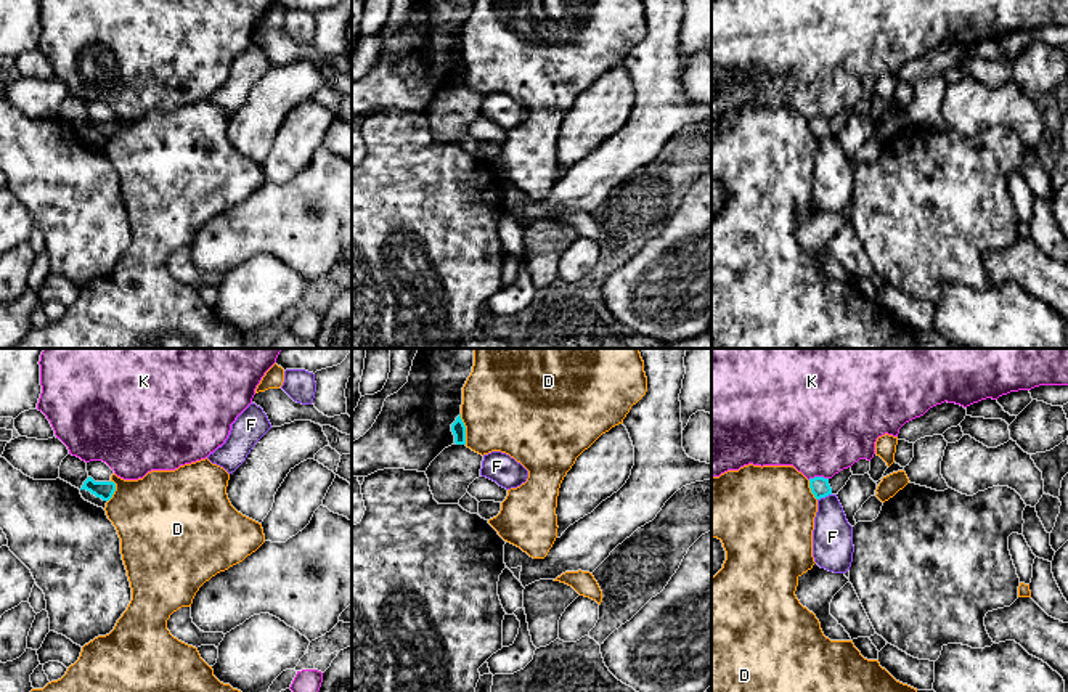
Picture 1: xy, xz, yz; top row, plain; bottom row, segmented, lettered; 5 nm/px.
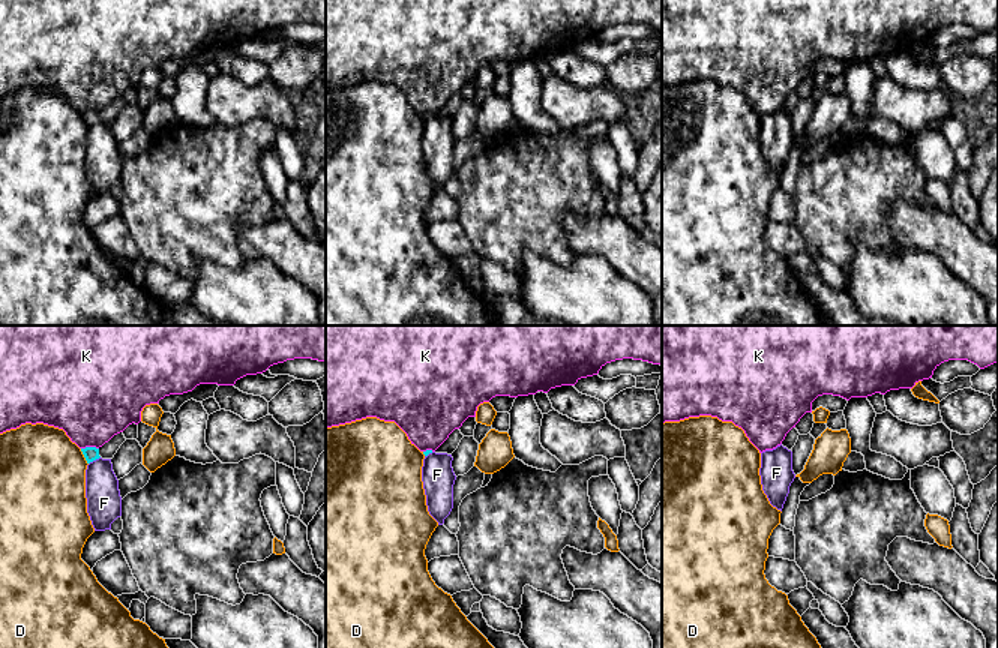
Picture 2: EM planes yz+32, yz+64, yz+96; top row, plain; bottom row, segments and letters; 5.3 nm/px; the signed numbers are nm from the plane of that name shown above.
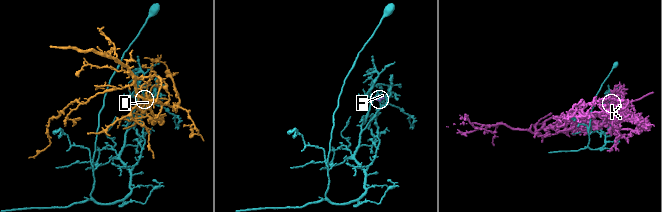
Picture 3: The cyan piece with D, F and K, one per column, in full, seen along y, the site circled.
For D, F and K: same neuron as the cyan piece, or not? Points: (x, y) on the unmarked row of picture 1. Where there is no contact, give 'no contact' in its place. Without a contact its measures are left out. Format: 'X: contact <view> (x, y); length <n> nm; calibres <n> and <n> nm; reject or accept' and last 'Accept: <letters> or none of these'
D: contact xz (464, 69); length 160 nm; calibres 70 and 460 nm; reject
F: contact yz (824, 137); length 80 nm; calibres 100 and 200 nm; reject
K: contact yz (818, 118); length 100 nm; calibres 100 and 480 nm; reject
Accept: none of these

